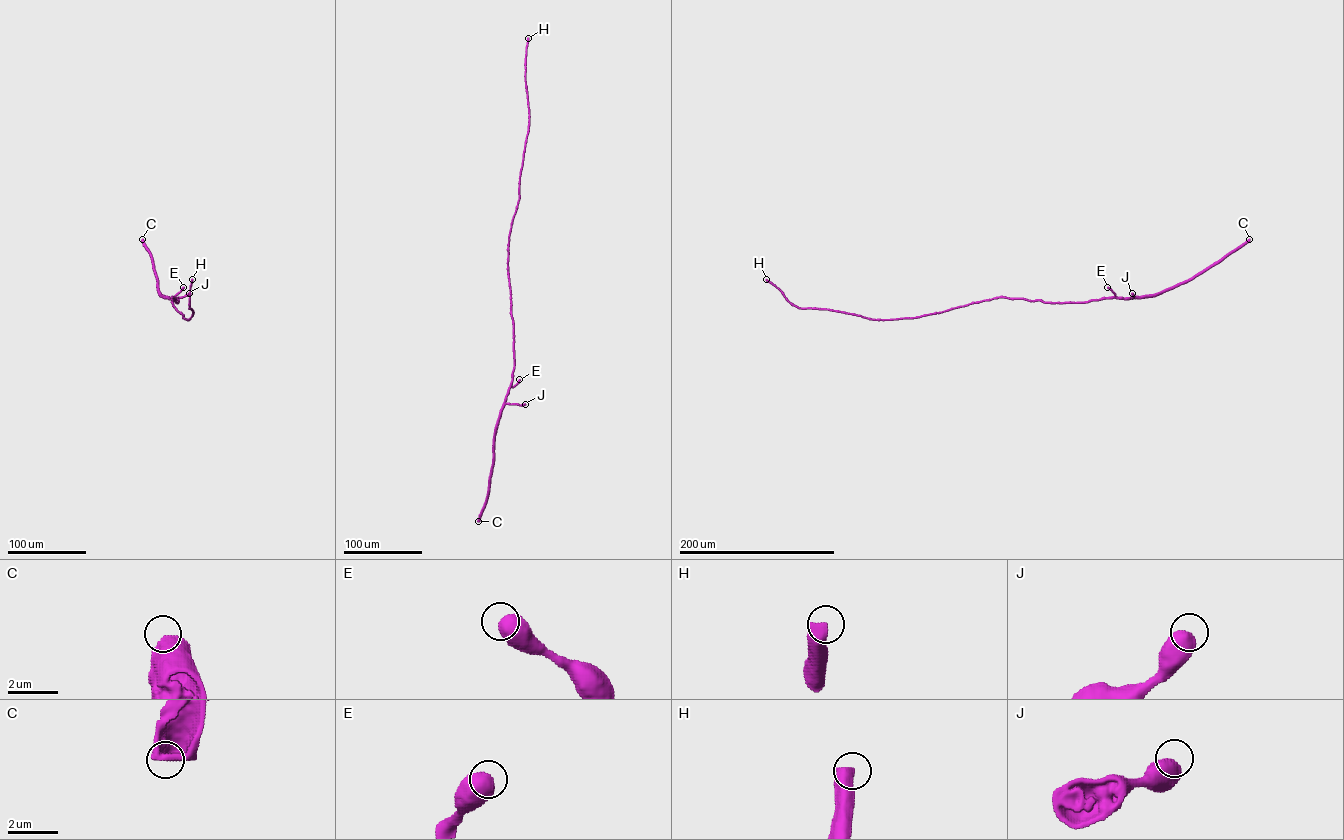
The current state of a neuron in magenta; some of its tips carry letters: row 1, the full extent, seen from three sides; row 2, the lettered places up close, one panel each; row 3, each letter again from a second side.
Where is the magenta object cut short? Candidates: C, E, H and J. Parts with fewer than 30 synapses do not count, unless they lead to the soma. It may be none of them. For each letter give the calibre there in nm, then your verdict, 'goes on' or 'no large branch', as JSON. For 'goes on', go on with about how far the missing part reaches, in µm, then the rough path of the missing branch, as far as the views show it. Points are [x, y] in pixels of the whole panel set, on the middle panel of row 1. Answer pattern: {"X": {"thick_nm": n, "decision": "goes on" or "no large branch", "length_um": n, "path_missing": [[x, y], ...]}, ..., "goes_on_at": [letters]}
{"C": {"thick_nm": 600, "decision": "no large branch"}, "E": {"thick_nm": 650, "decision": "no large branch"}, "H": {"thick_nm": 500, "decision": "goes on", "length_um": 100}, "J": {"thick_nm": 600, "decision": "no large branch"}, "goes_on_at": ["H"]}

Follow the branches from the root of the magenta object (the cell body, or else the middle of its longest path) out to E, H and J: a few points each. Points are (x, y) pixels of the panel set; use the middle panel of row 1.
E: (509, 282), (514, 361), (510, 387), (519, 379)
H: (509, 282), (509, 236), (519, 198), (529, 123), (525, 80), (528, 38)
J: (509, 282), (514, 367), (505, 403), (525, 404)

